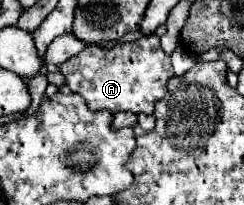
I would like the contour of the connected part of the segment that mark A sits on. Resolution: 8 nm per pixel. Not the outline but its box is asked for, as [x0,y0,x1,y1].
[59,34,173,112]

